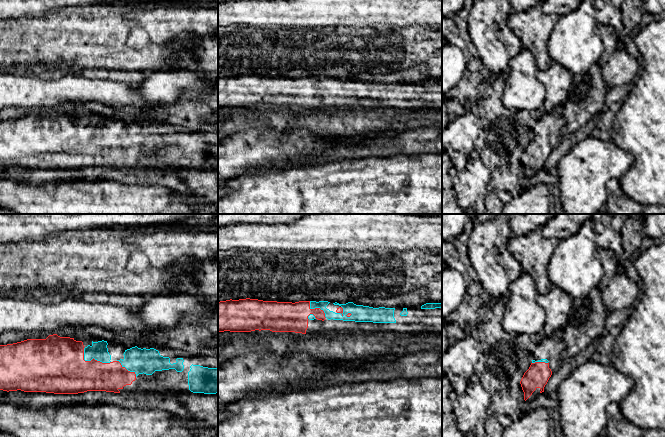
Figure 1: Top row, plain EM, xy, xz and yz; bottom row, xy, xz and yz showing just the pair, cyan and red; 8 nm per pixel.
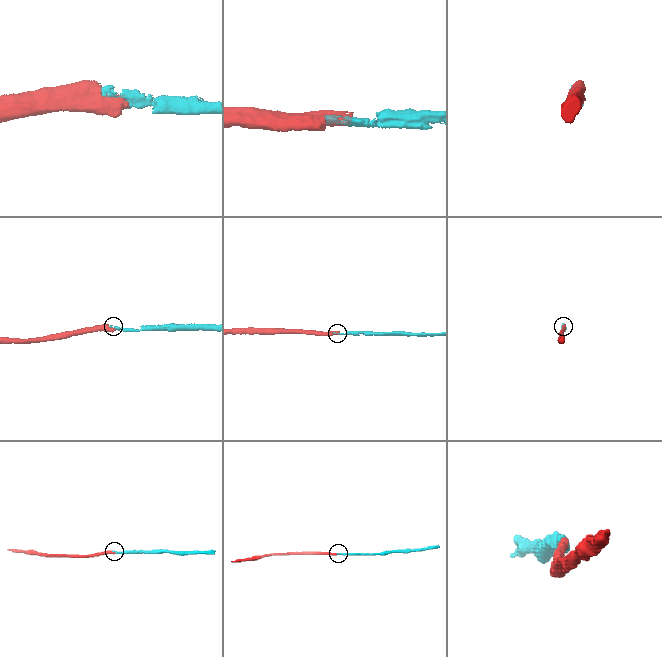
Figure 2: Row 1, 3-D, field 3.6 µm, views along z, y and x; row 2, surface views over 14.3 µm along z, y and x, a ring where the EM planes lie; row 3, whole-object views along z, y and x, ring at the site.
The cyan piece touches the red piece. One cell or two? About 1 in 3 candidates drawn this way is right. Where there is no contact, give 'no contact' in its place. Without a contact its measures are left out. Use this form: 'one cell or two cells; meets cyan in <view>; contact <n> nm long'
one cell; meets cyan in xy; contact 260 nm long

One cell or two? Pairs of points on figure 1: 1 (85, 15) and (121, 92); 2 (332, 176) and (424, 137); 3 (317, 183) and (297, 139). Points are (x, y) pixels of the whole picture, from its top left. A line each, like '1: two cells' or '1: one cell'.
1: two cells
2: two cells
3: two cells

